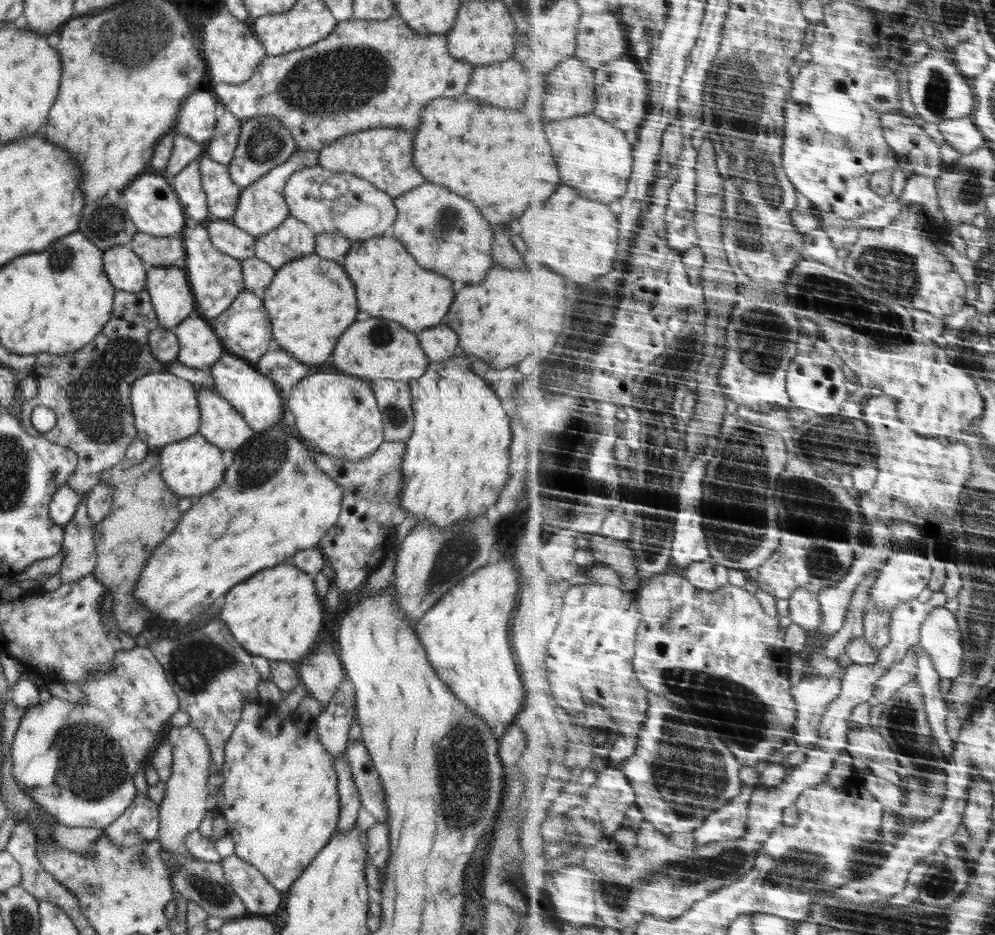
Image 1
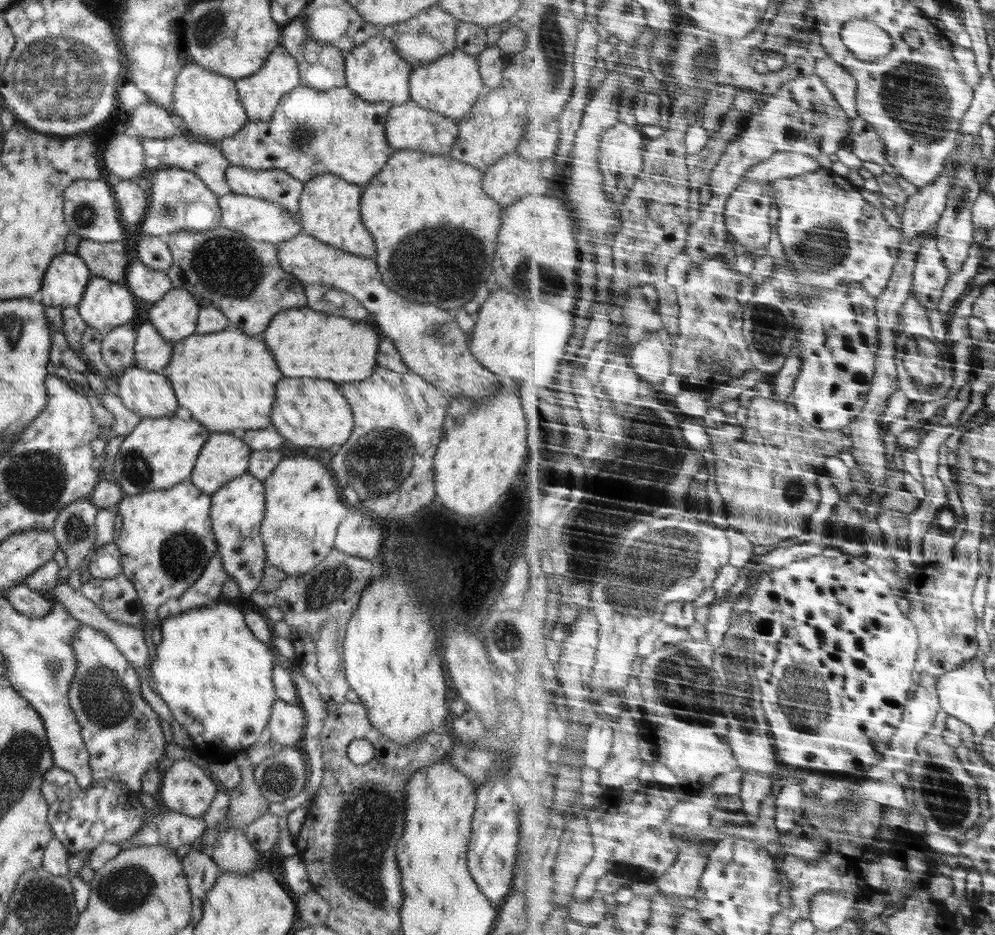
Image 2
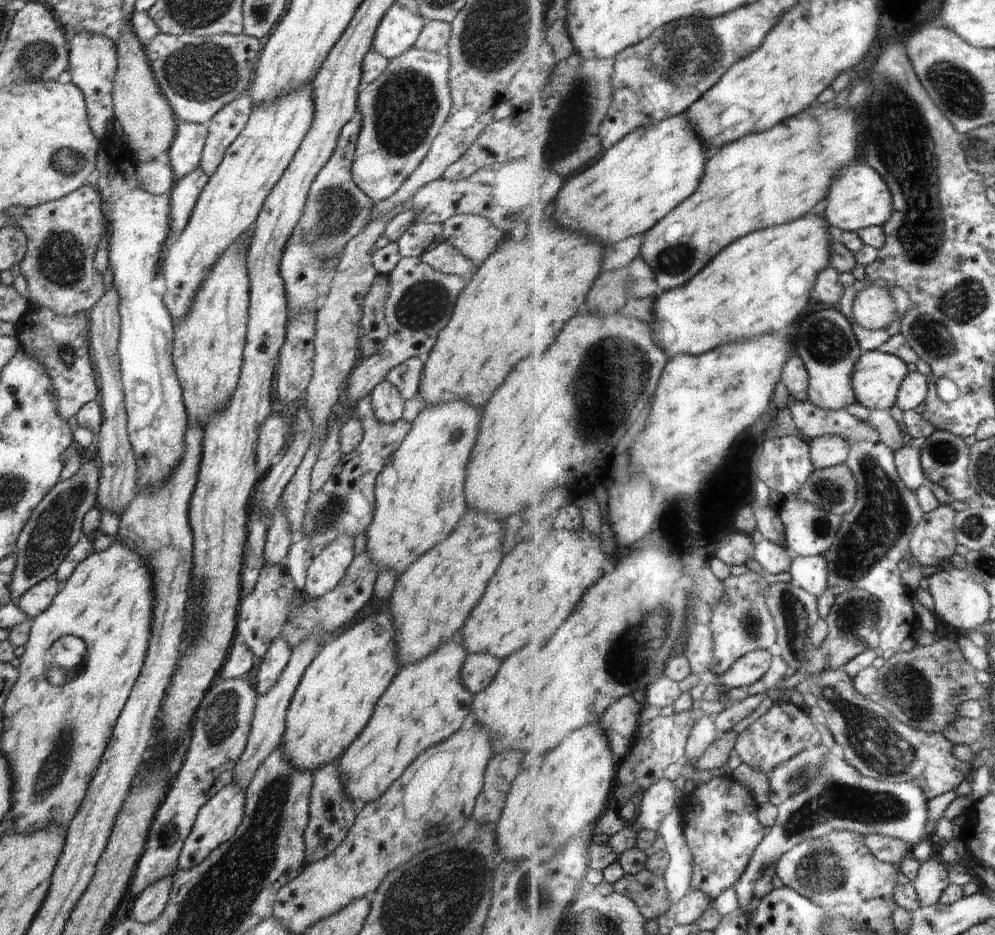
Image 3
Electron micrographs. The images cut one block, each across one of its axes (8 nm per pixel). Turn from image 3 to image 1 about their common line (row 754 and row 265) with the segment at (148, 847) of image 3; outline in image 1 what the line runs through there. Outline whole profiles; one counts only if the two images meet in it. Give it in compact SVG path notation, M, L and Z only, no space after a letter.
M190 223L190 228L186 226L180 237L186 253L184 271L195 298L195 309L205 320L217 318L245 290L241 261L216 249L204 224L196 224L194 228L194 223Z

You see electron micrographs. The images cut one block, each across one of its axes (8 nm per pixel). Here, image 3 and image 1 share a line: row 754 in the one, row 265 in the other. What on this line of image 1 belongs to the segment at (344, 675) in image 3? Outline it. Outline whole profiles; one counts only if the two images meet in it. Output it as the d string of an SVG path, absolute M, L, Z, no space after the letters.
M316 253L287 262L264 291L264 309L272 325L272 339L302 364L318 366L330 360L342 332L354 322L356 292L342 264Z

